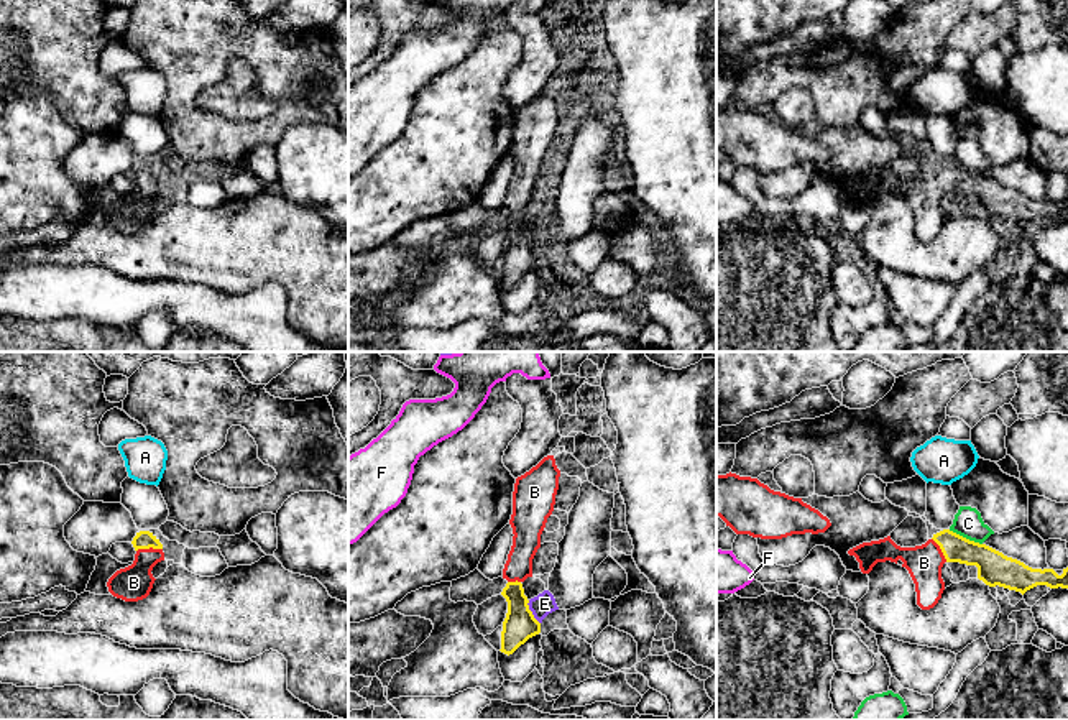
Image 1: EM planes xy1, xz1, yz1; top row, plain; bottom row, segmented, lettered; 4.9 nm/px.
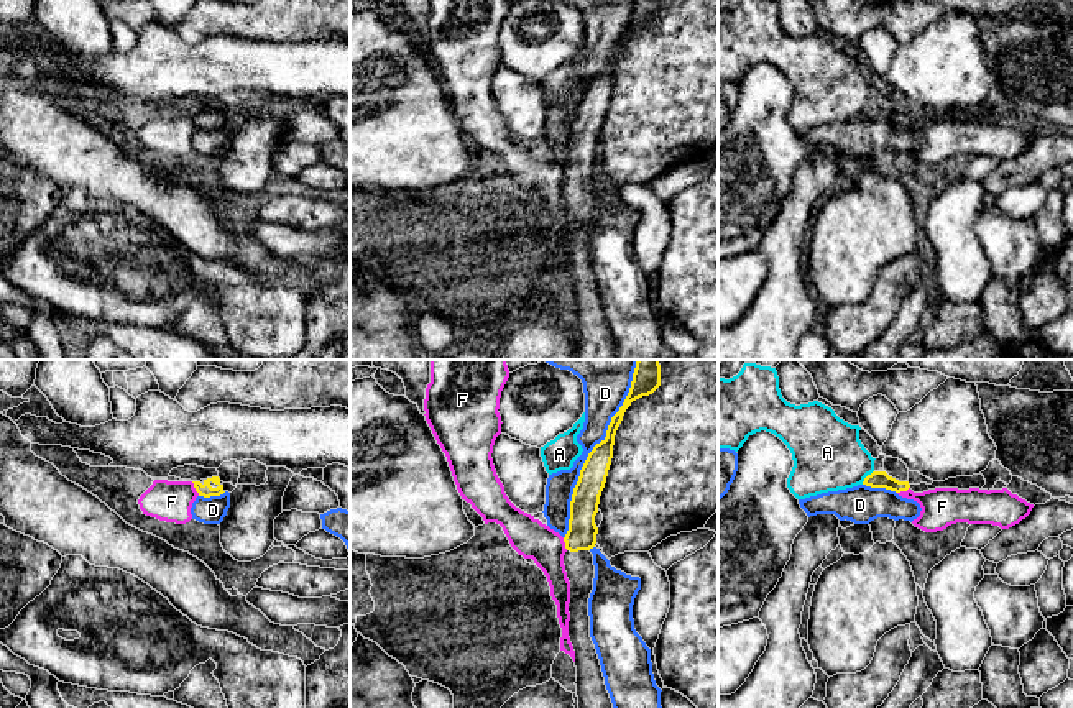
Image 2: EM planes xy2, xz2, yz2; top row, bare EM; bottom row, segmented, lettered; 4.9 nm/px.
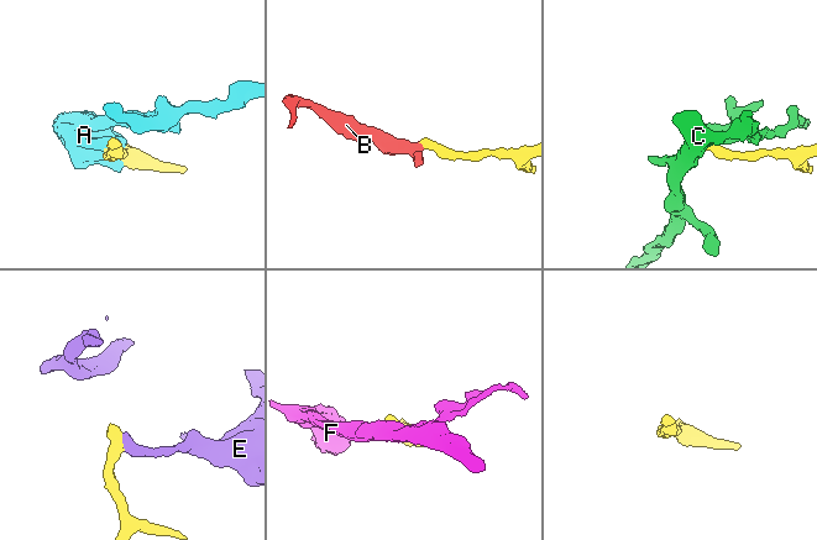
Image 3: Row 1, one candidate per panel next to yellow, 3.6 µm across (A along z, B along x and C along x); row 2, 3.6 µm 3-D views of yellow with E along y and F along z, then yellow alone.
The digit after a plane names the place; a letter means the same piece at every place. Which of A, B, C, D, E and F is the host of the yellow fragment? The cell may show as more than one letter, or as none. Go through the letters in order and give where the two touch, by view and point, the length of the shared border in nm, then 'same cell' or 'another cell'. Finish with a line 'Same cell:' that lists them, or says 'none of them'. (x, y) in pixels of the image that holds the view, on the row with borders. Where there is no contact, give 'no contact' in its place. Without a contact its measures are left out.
A: contact yz2 (866, 477); length 90 nm; another cell
B: contact xy1 (148, 548); length 130 nm; same cell
C: contact yz1 (965, 538); length 180 nm; another cell
D: contact xz2 (594, 449); length 950 nm; another cell
E: contact xz1 (531, 612); length 130 nm; another cell
F: contact xy2 (194, 487); length 80 nm; another cell
Same cell: B

